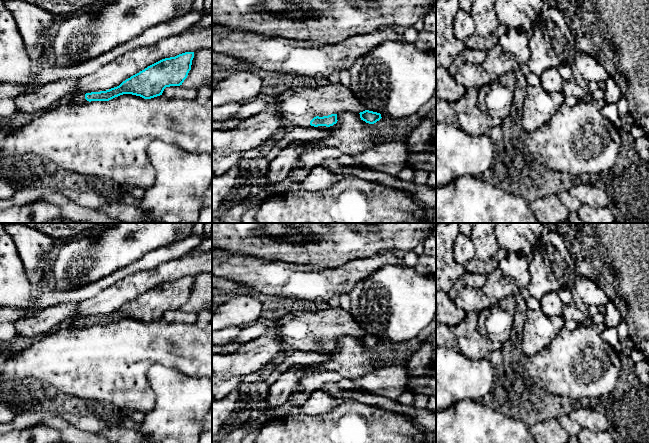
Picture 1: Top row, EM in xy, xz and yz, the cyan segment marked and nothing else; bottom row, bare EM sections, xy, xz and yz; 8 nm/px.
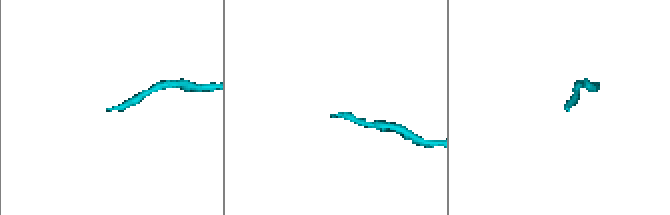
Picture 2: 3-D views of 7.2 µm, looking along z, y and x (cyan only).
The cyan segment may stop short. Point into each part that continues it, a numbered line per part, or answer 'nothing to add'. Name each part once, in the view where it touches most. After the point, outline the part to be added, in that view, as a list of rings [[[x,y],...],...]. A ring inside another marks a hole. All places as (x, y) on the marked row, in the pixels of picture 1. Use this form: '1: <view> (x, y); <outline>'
1: xz (298, 106); [[[340,83],[311,87],[291,88],[286,92],[274,97],[272,108],[276,110],[292,127],[314,127],[310,121],[316,117],[328,116],[339,112],[360,113],[366,108],[355,98],[349,87]]]

